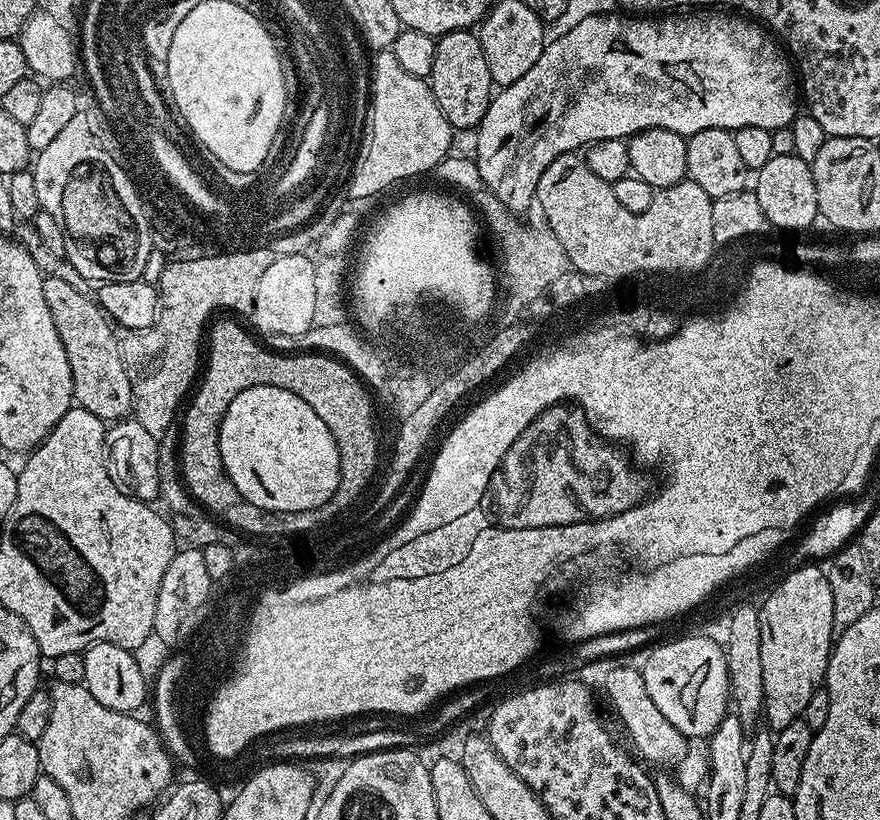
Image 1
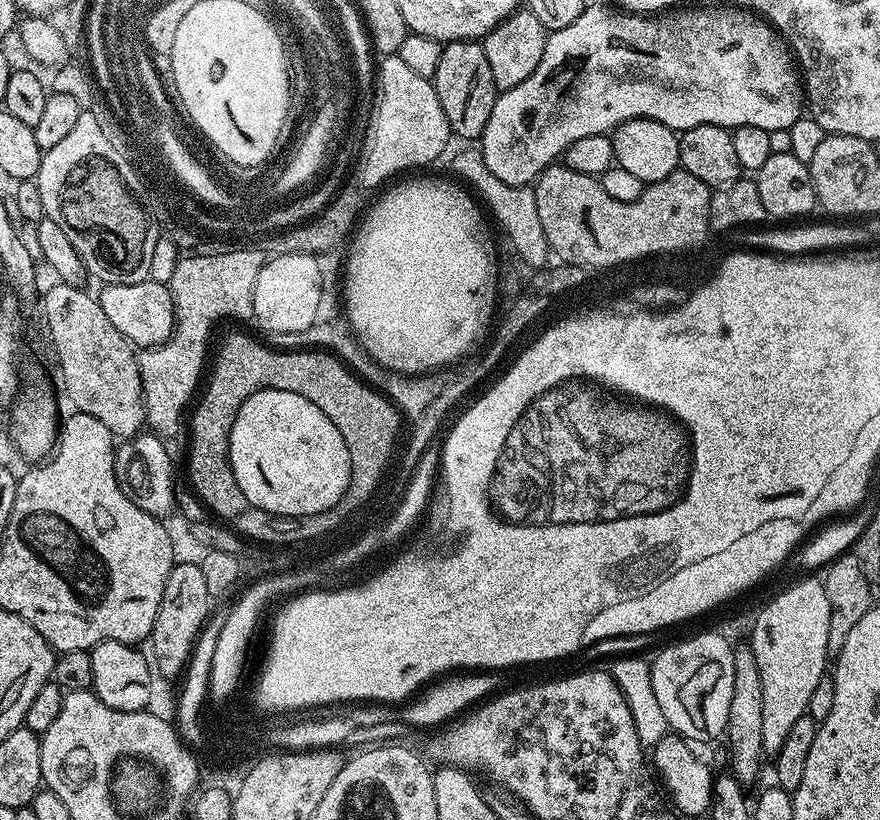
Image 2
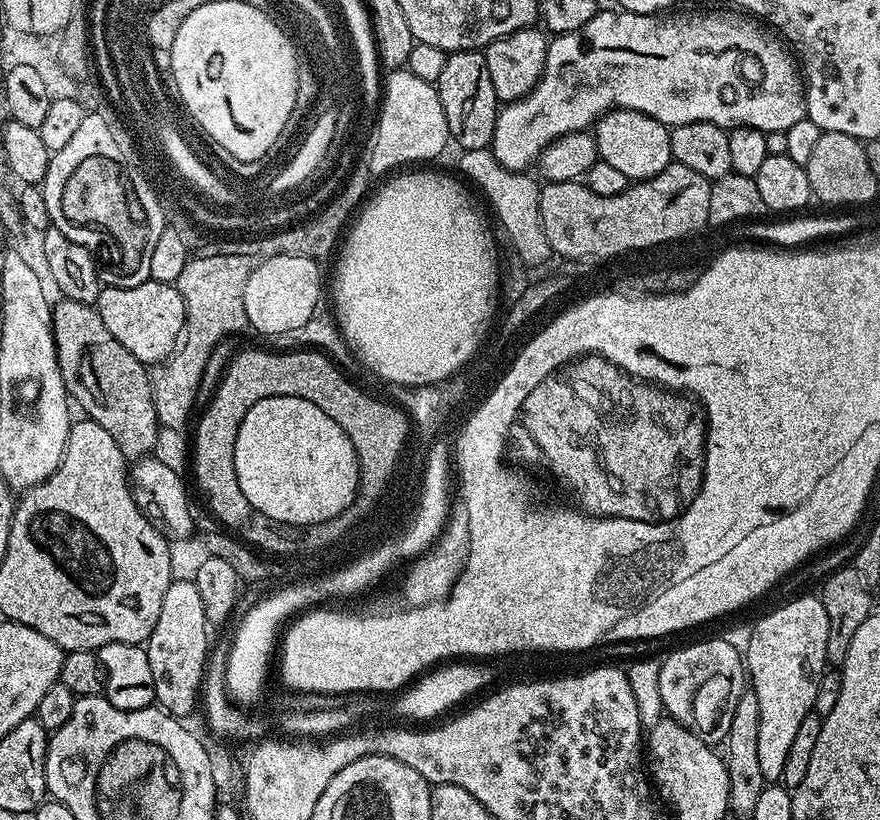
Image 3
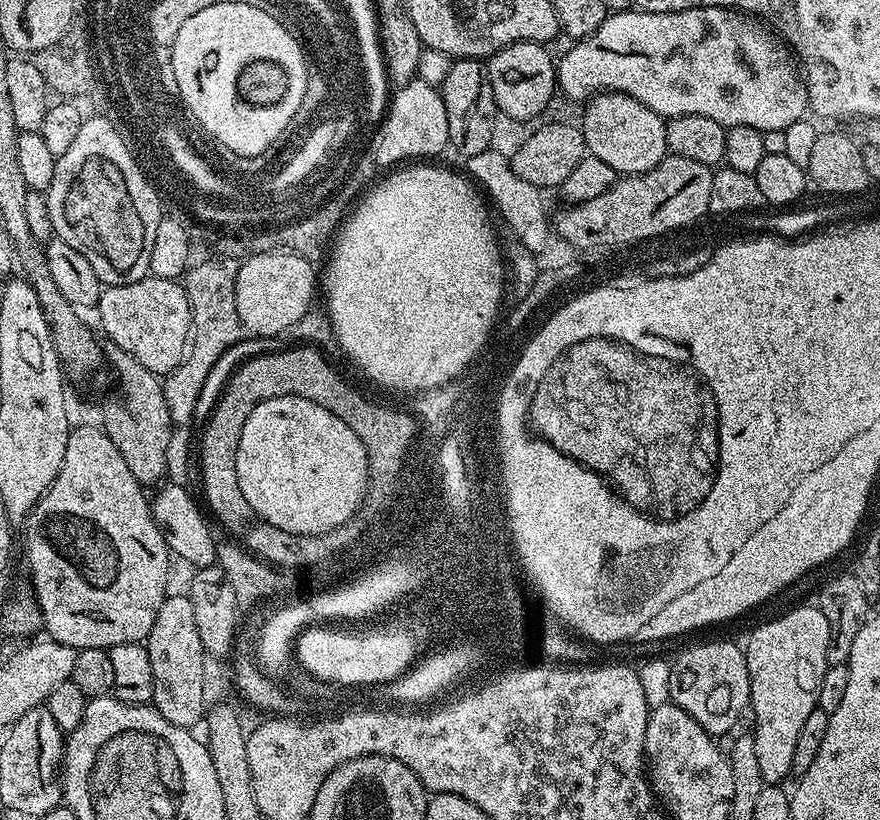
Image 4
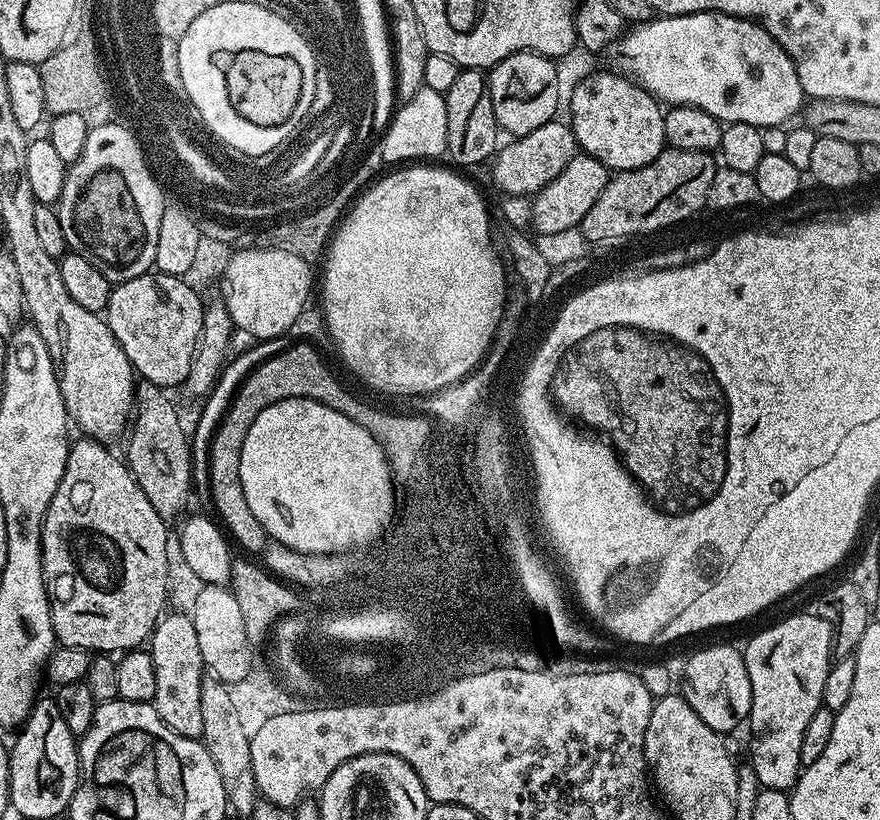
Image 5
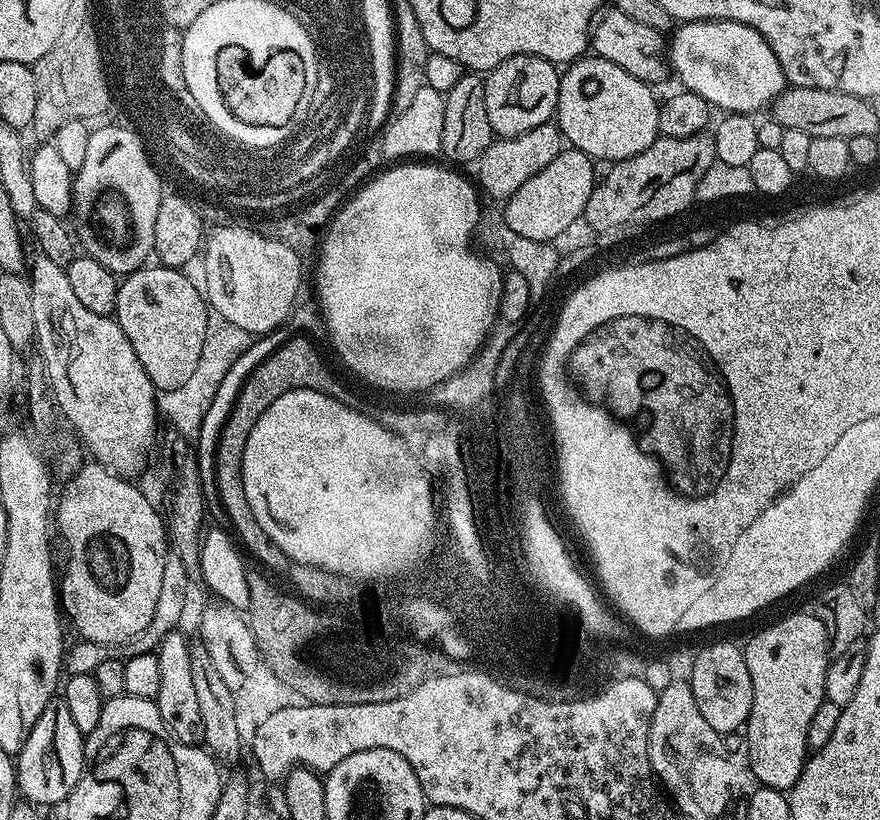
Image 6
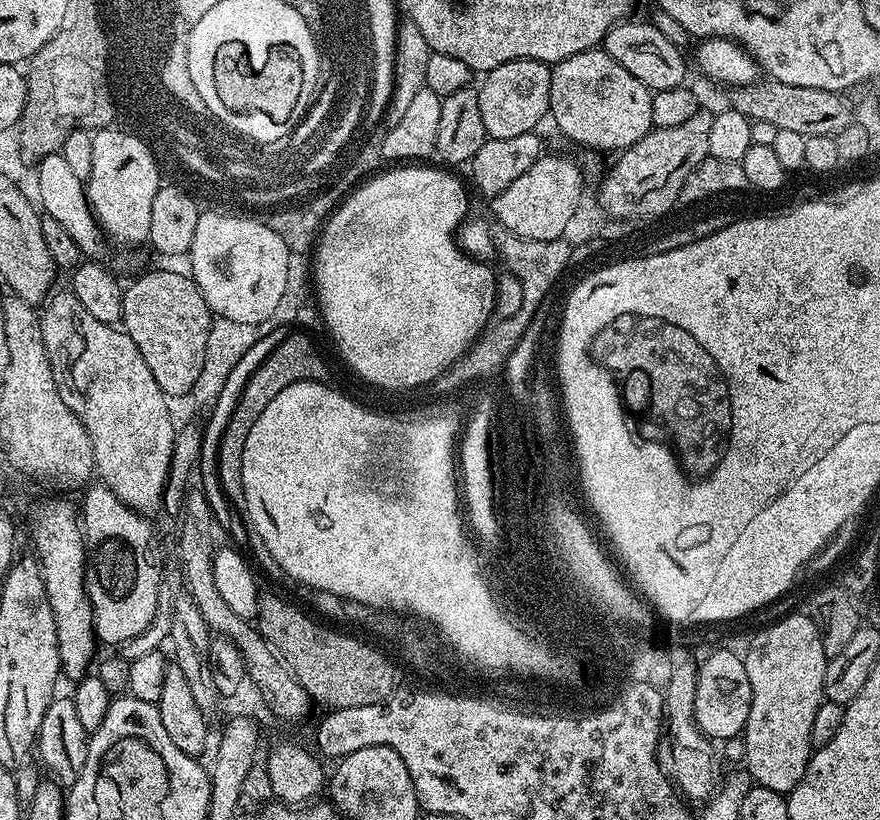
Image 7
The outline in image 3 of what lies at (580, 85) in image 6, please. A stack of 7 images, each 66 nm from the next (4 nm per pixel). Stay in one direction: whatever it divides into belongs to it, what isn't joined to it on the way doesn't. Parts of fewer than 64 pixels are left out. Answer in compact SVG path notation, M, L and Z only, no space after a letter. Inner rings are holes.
M612 109L596 121L594 135L599 159L610 162L610 166L616 167L621 174L626 174L630 182L654 178L662 174L668 164L673 163L669 125L658 122L638 110Z

